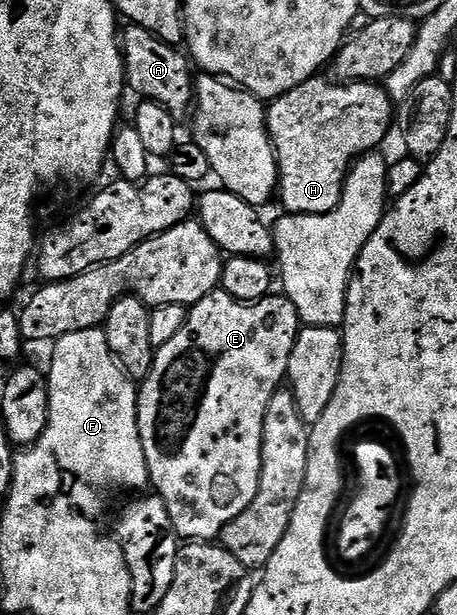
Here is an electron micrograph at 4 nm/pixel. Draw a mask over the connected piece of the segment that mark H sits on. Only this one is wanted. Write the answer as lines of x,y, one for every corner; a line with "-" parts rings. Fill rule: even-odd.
322,77
308,79
295,89
272,100
267,107
269,137
277,155
277,189
279,200
290,215
331,213
343,197
345,182
353,164
363,155
376,152
389,135
389,122
395,119
395,101
377,81
353,81
332,87

